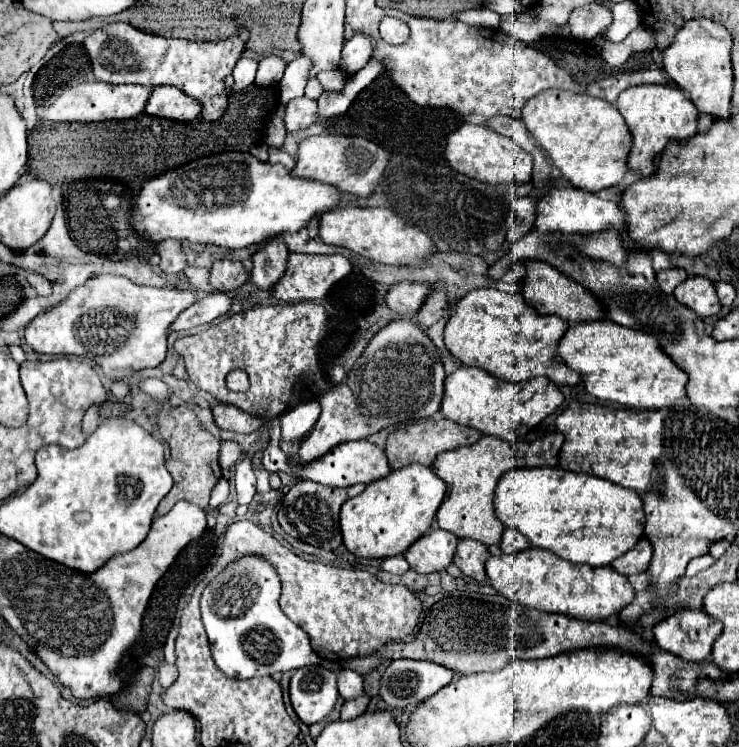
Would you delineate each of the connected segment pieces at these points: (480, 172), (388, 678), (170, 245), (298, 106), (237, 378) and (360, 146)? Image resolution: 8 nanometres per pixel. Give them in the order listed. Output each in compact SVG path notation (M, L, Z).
M462 124L448 136L444 156L450 166L468 178L488 184L528 184L532 178L532 156L508 136L496 134L486 126Z
M394 660L382 676L380 696L390 708L410 708L450 684L454 674L434 662Z
M166 240L158 244L158 254L162 258L160 270L162 274L178 274L186 268L186 254L182 252L182 244L178 240Z
M303 97L293 102L287 105L284 116L285 128L288 132L304 130L318 120L316 100Z
M233 370L226 377L226 386L232 391L244 392L249 388L249 385L248 375L243 370Z
M320 134L320 136L302 140L298 148L298 162L292 174L298 178L330 184L338 188L342 194L356 194L356 196L368 198L370 194L374 194L374 188L378 186L388 166L388 160L390 160L388 152L366 138Z

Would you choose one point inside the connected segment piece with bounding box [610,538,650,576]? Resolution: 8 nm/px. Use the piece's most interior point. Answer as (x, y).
(634, 561)

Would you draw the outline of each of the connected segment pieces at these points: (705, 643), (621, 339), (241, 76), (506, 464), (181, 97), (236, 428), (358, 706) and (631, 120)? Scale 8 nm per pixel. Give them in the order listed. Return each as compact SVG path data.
M678 610L652 628L658 648L678 654L688 662L706 660L720 632L722 622L708 616L704 610Z
M612 320L578 322L566 330L558 344L558 356L580 374L588 394L636 410L658 410L686 396L688 374L680 370L658 346L652 334L620 326Z
M240 58L236 68L234 68L234 90L242 90L246 86L250 86L254 82L256 76L256 68L258 68L258 60L252 58Z
M560 432L548 434L534 442L508 442L496 436L482 436L476 444L438 454L432 462L432 470L448 484L446 496L436 512L438 526L442 530L452 532L458 538L472 538L486 546L498 544L504 534L504 524L496 518L492 500L500 476L520 466L556 466L562 442L564 436Z
M158 86L152 90L144 112L150 116L168 118L176 122L190 122L200 114L200 106L198 102L194 102L194 98L186 96L178 88Z
M216 400L212 404L212 414L214 414L214 422L220 430L238 432L238 434L252 434L264 424L262 418L256 418L248 412L242 412L236 406L228 406L228 404L216 402Z
M364 690L364 694L360 694L352 700L346 700L342 706L342 720L350 720L350 718L360 716L368 708L368 702L370 702L370 698L368 698L366 690Z
M644 84L624 90L616 106L626 120L632 134L632 148L628 154L628 168L642 176L656 172L656 156L666 148L668 142L684 142L696 134L696 106L678 90L668 84Z

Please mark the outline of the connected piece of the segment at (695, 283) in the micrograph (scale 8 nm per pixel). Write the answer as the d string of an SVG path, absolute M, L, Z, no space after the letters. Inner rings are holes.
M702 276L686 278L686 282L682 282L674 290L674 296L680 304L688 306L698 316L714 316L722 310L722 304L714 290L714 282Z

